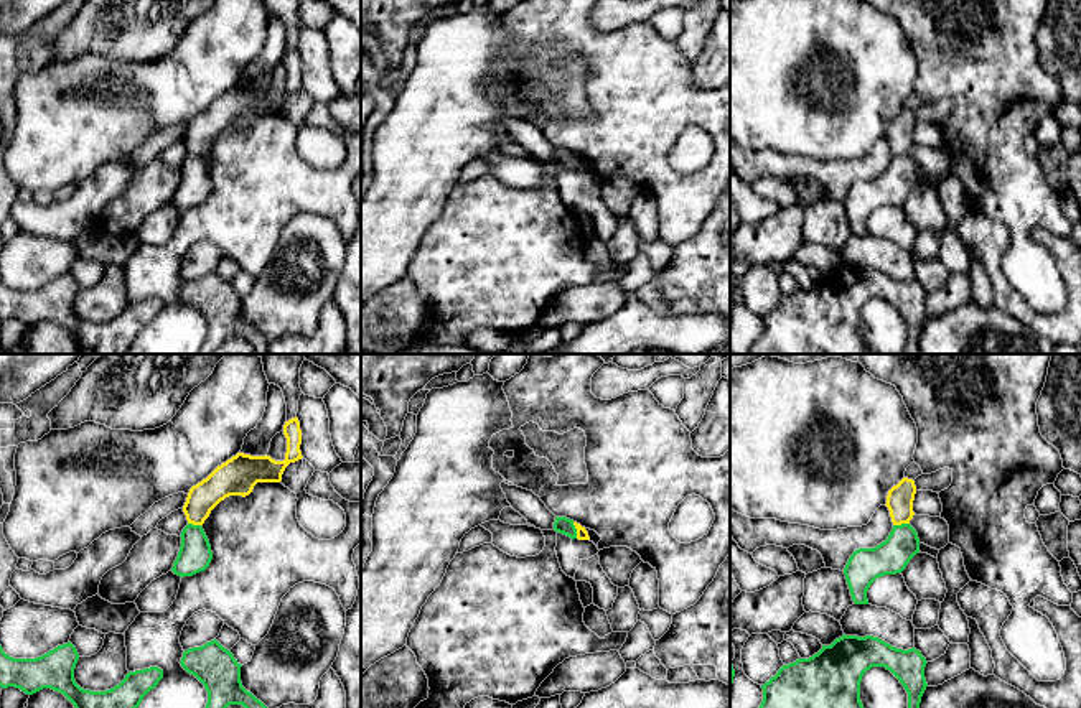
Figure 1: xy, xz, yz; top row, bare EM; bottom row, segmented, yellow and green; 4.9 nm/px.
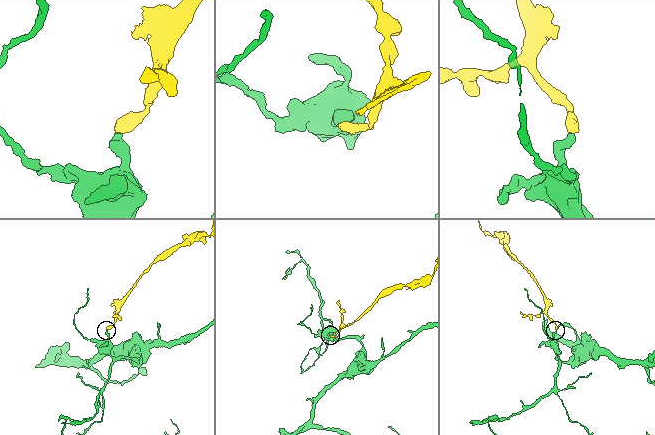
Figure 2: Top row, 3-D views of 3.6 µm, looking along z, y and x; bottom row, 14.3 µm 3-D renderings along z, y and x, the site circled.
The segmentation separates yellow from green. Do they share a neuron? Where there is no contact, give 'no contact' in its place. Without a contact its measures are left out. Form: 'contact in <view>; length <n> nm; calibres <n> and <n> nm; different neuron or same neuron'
contact in xz; length 80 nm; calibres 60 and 80 nm; different neuron

